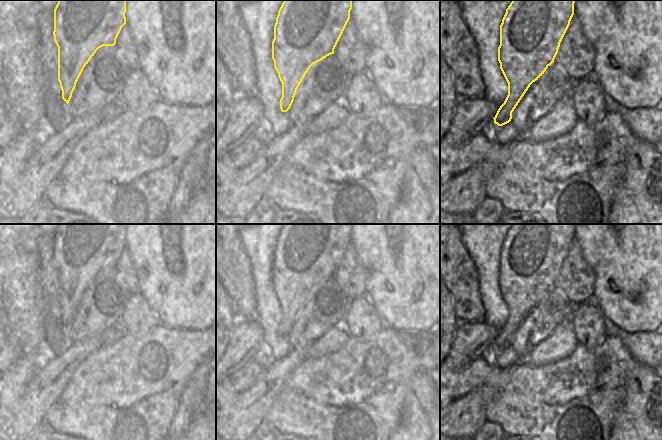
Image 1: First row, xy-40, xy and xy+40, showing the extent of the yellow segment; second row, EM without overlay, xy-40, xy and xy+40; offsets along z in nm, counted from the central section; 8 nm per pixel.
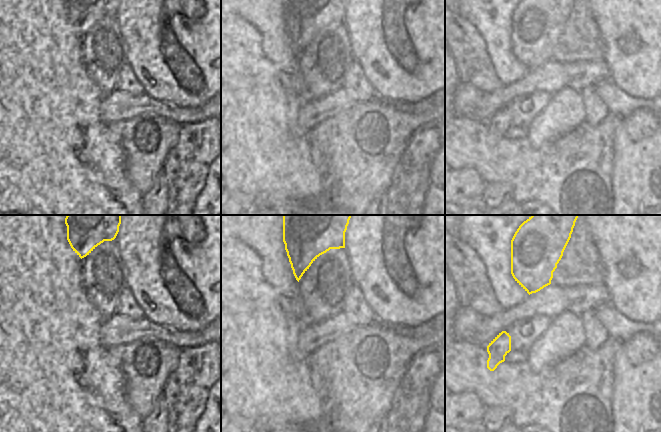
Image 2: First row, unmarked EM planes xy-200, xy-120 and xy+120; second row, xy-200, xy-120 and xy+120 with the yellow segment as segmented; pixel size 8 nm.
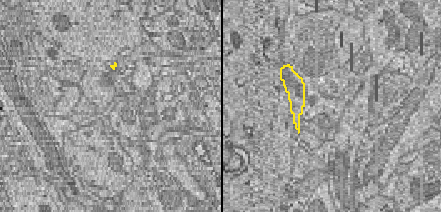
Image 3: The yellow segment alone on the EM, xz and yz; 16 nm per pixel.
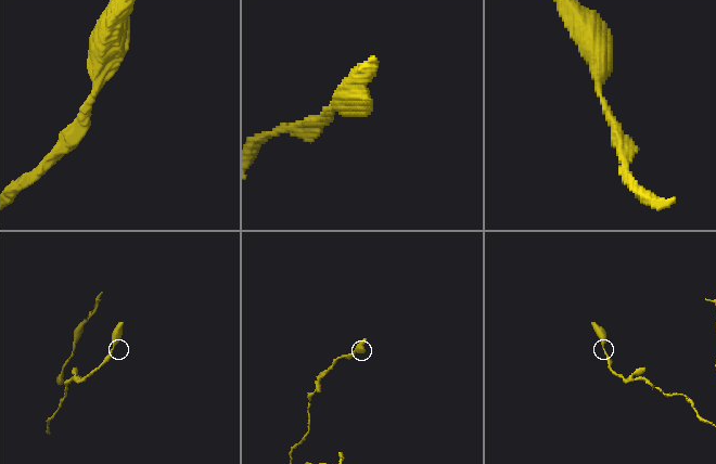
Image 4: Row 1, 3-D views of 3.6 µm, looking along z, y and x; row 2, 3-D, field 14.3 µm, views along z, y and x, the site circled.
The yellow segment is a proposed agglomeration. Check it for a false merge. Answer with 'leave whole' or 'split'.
leave whole

